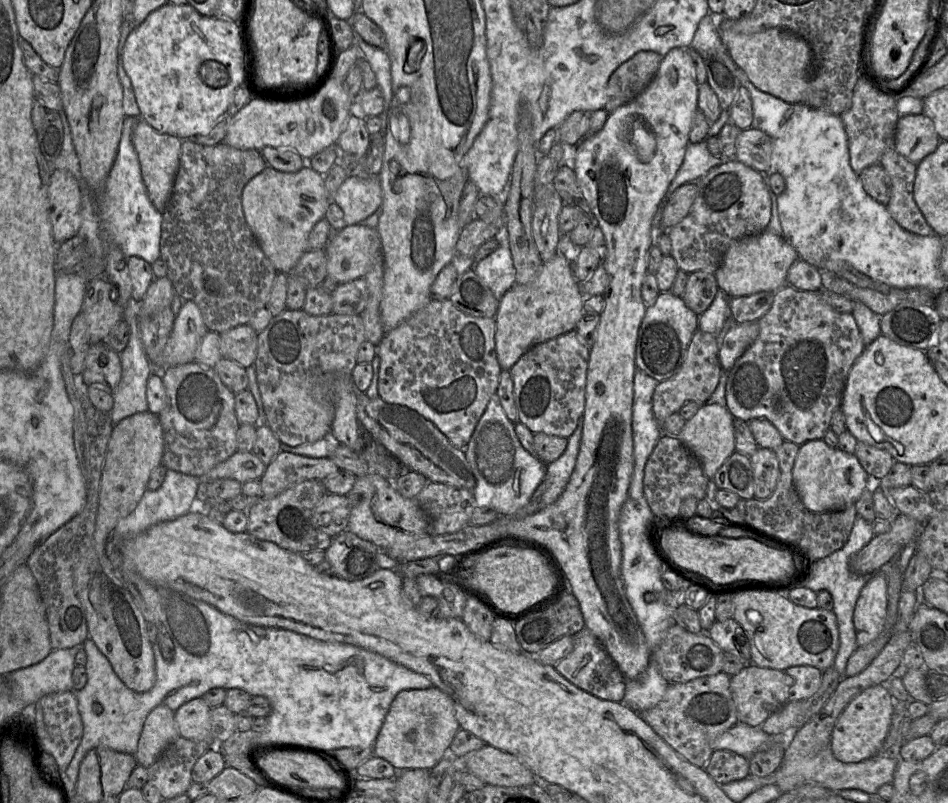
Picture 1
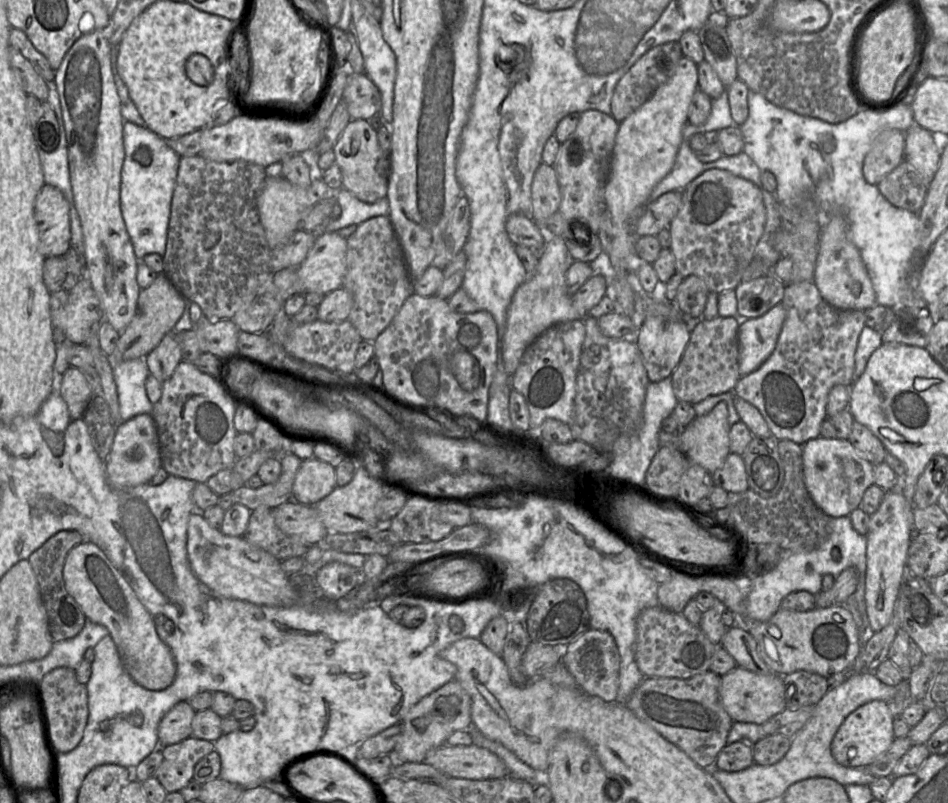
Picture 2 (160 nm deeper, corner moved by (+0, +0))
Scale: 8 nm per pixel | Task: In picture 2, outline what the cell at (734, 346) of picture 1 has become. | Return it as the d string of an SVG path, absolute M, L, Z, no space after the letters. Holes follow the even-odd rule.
M777 304L764 315L740 321L739 373L746 376L757 370L773 353L784 321L786 310Z

